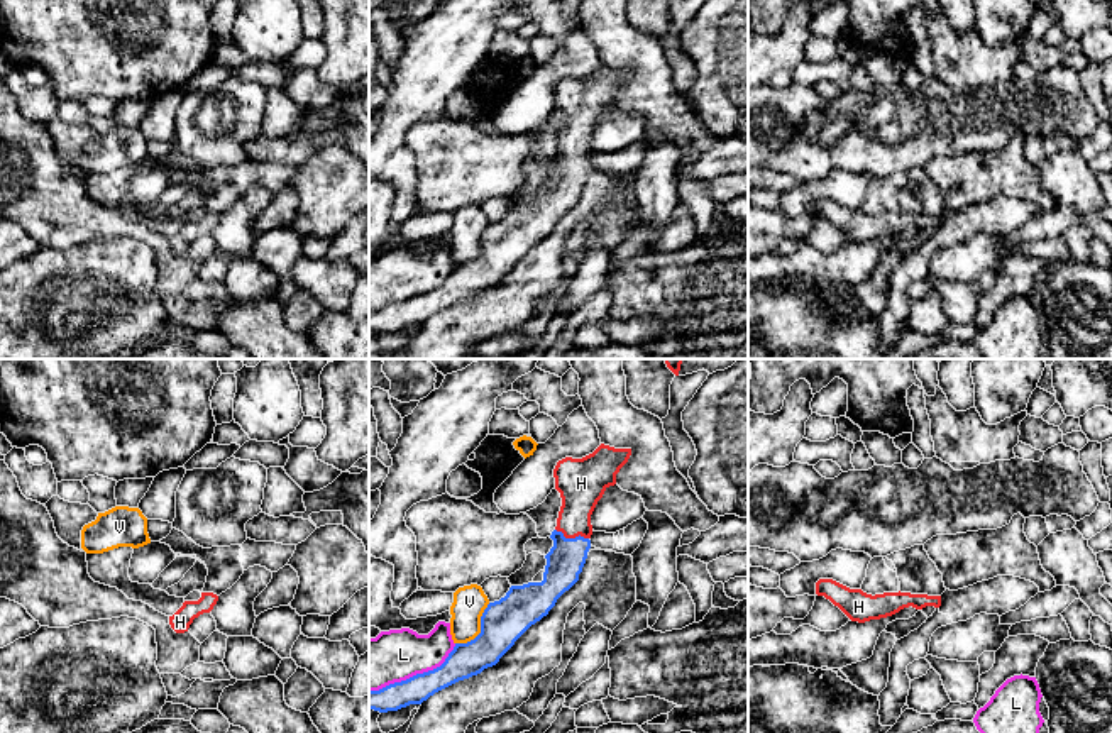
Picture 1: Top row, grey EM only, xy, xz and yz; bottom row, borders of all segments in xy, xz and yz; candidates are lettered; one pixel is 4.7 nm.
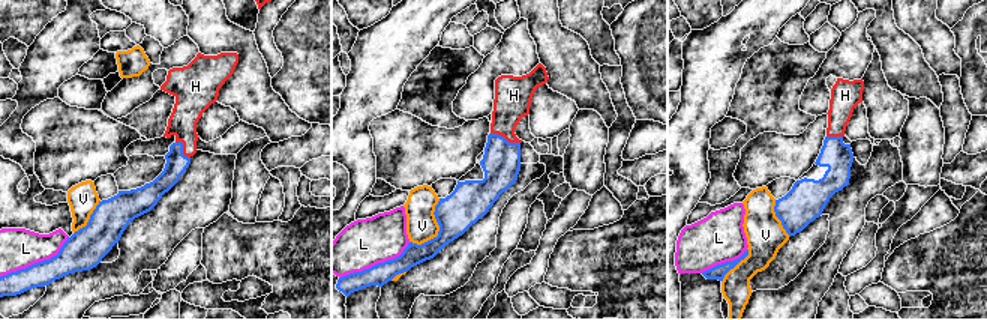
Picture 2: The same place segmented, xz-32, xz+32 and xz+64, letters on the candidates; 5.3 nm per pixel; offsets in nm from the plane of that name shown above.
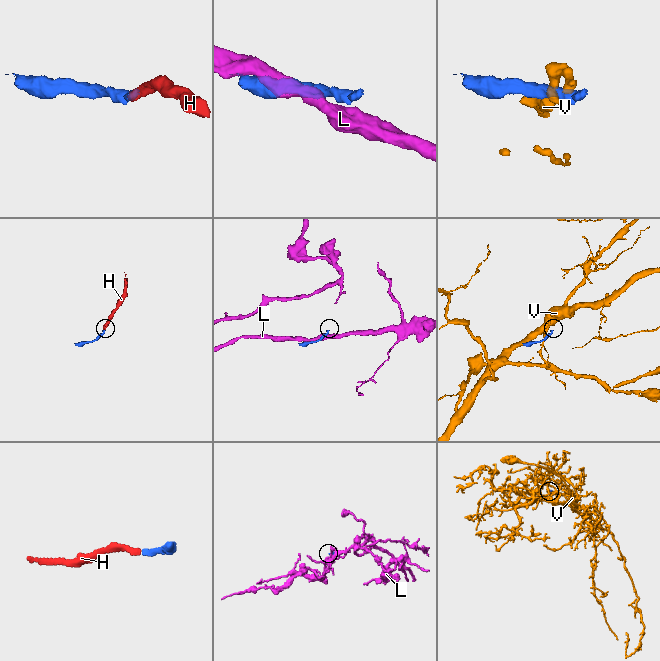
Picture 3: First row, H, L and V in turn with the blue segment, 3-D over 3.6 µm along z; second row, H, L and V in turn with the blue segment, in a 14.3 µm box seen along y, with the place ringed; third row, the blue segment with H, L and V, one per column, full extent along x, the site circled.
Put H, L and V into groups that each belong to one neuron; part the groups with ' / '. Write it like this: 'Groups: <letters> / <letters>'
Groups: H / L / V

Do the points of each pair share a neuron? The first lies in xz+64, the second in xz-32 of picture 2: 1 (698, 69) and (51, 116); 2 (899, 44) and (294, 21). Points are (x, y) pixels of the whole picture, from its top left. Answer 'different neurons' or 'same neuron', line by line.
1: different neurons
2: different neurons

